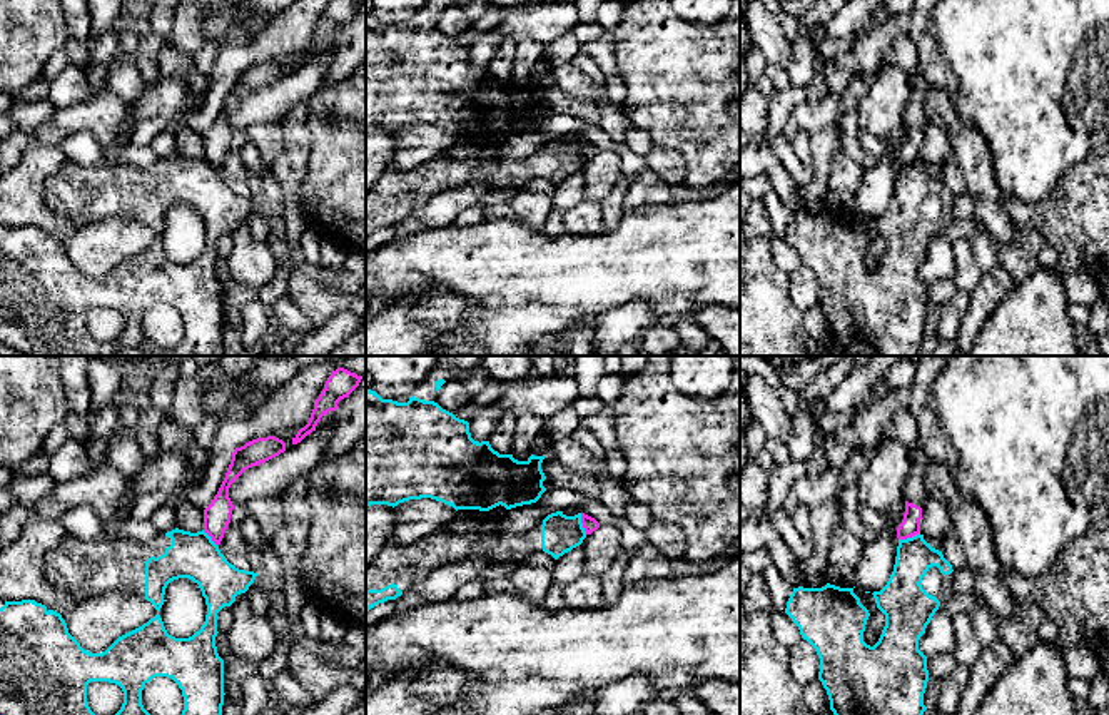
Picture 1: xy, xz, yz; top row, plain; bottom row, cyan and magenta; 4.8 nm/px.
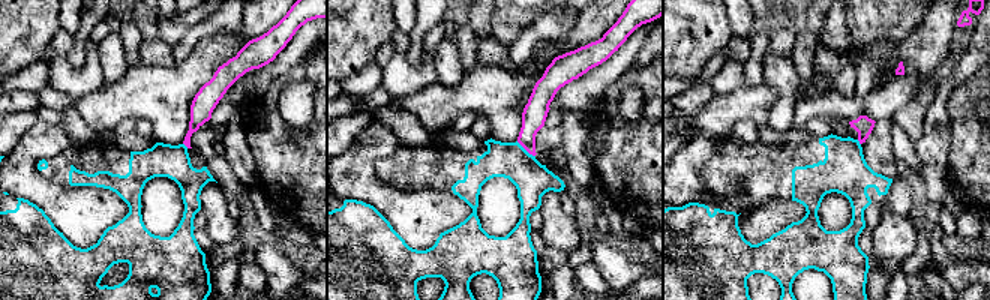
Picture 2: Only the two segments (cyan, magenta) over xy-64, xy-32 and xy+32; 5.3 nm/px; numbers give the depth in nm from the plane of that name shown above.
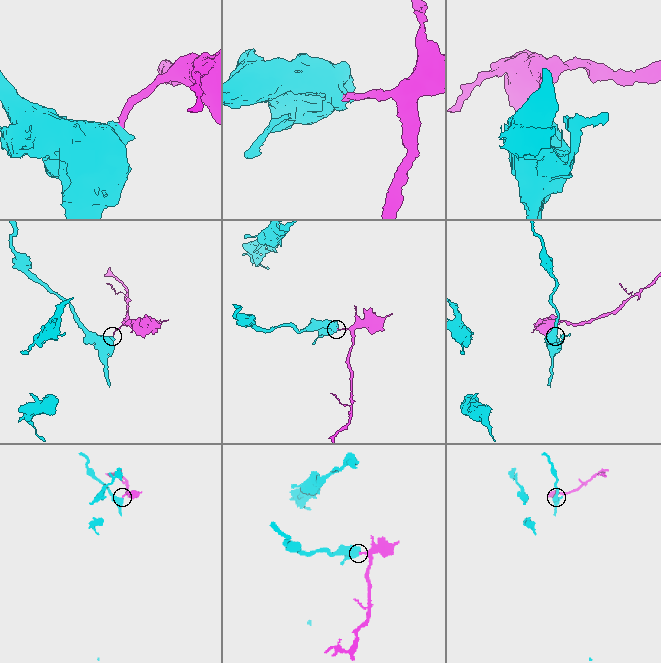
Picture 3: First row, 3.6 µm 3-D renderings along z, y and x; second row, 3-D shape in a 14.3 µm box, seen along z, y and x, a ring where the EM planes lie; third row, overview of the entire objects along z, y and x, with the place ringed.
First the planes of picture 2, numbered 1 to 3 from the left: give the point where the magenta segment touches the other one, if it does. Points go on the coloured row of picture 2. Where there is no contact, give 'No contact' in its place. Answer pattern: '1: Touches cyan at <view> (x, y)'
1: Touches cyan at xy-64 (185, 146)
2: Touches cyan at xy-32 (524, 149)
3: Touches cyan at xy+32 (858, 143)

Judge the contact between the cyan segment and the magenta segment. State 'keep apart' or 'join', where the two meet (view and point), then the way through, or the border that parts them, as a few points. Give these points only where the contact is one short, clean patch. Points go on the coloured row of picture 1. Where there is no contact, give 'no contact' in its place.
keep apart; contact xz (582, 523); border xz (580, 513), (580, 522), (587, 533)

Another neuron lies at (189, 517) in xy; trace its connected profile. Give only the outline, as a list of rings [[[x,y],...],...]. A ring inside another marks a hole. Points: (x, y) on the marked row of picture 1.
[[[180,499],[175,506],[177,528],[190,533],[204,530],[204,508]]]

